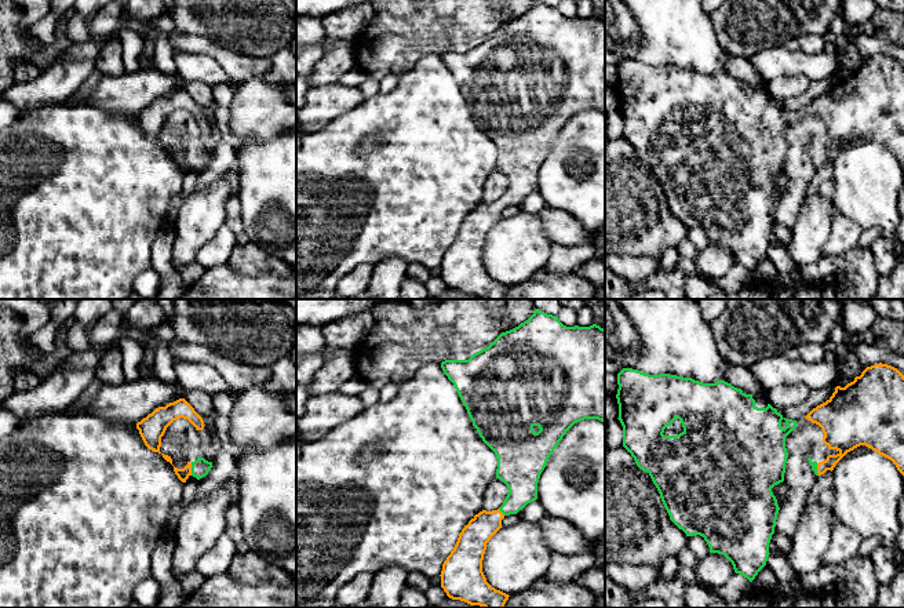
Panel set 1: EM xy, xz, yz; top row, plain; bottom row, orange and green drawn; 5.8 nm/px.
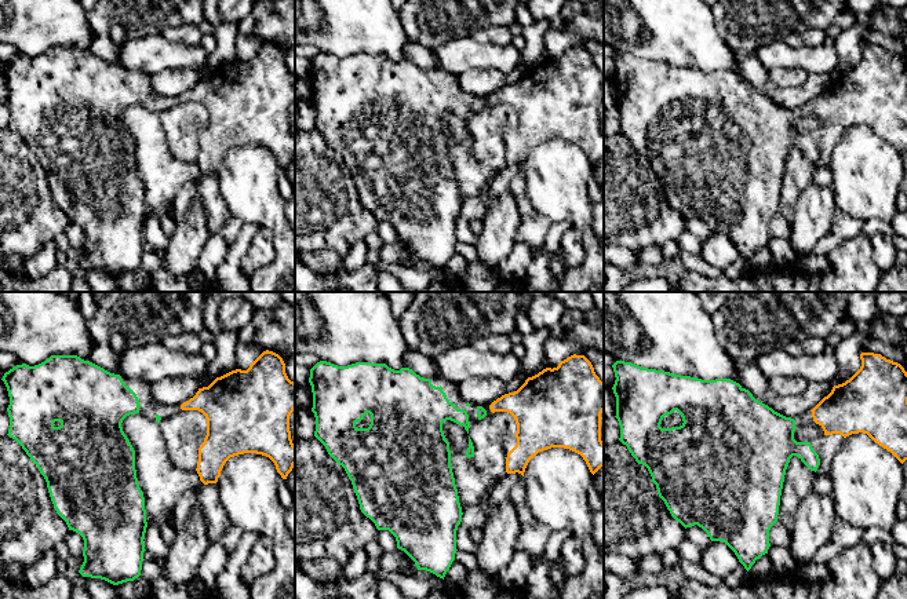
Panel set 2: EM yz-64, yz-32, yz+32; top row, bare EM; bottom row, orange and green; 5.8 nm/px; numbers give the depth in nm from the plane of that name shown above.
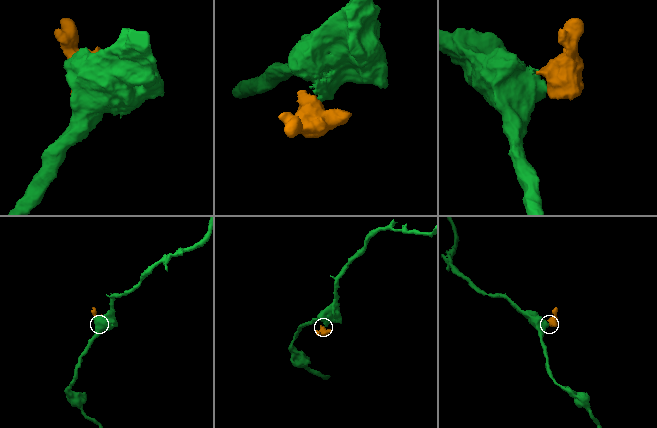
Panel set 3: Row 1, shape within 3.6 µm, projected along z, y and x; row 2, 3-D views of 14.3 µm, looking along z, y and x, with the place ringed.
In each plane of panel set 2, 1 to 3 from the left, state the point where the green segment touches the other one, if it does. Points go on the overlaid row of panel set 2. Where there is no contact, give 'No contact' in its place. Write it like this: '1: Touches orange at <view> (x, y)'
1: No contact
2: No contact
3: No contact

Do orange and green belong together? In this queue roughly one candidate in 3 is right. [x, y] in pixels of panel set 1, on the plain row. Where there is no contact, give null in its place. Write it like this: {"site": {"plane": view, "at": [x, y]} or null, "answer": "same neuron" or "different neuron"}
{"site": {"plane": "xy", "at": [190, 160]}, "answer": "same neuron"}

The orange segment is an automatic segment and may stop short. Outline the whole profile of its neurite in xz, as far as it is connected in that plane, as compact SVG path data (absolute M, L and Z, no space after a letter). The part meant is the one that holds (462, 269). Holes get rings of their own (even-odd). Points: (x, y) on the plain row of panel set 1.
M535 0L526 12L502 23L488 39L474 44L469 51L445 51L441 59L453 74L480 128L495 143L496 170L508 179L497 201L482 201L464 216L453 241L442 255L441 278L452 291L484 299L503 299L510 287L492 278L482 263L486 234L502 219L506 207L517 205L537 190L540 165L566 123L584 110L598 110L605 114L605 21L597 15L566 18L557 7Z

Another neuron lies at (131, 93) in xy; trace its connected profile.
M142 68L121 76L103 76L96 87L77 103L98 108L105 113L138 114L158 98L185 90L185 80L157 69Z

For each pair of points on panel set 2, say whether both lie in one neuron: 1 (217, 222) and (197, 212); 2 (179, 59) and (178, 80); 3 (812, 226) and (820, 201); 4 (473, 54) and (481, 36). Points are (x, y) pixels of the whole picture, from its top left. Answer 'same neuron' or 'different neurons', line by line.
1: different neurons
2: different neurons
3: same neuron
4: different neurons

